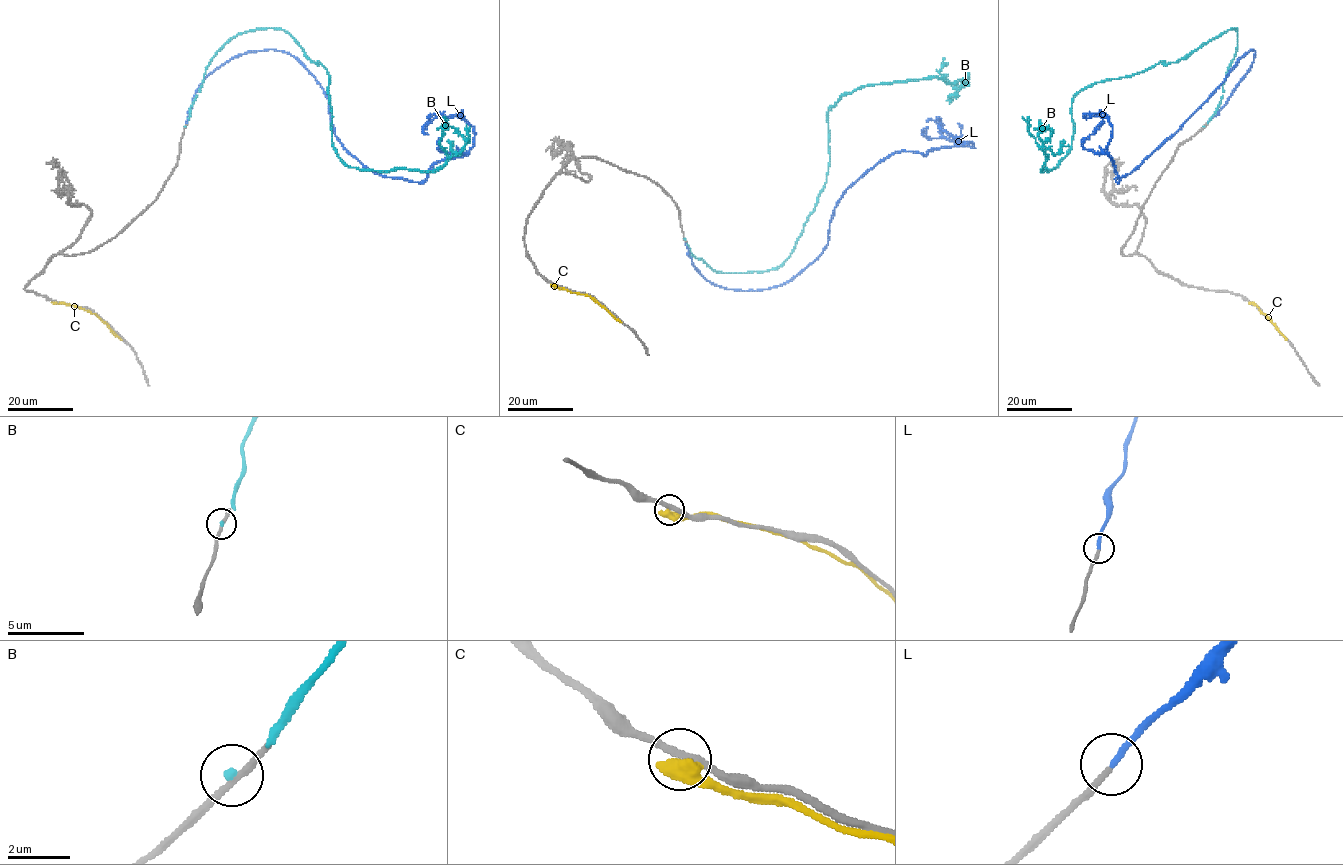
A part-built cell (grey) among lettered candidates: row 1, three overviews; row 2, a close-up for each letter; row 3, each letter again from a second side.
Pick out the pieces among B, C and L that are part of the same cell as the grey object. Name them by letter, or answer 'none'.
L

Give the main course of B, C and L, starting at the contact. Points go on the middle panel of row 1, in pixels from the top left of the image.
B: (685, 239), (717, 271), (776, 269), (825, 184), (829, 107), (874, 84), (964, 83), (936, 70)
C: (553, 284), (586, 294), (621, 321)
L: (686, 243), (716, 285), (779, 286), (822, 253), (869, 170), (973, 147), (927, 127)

